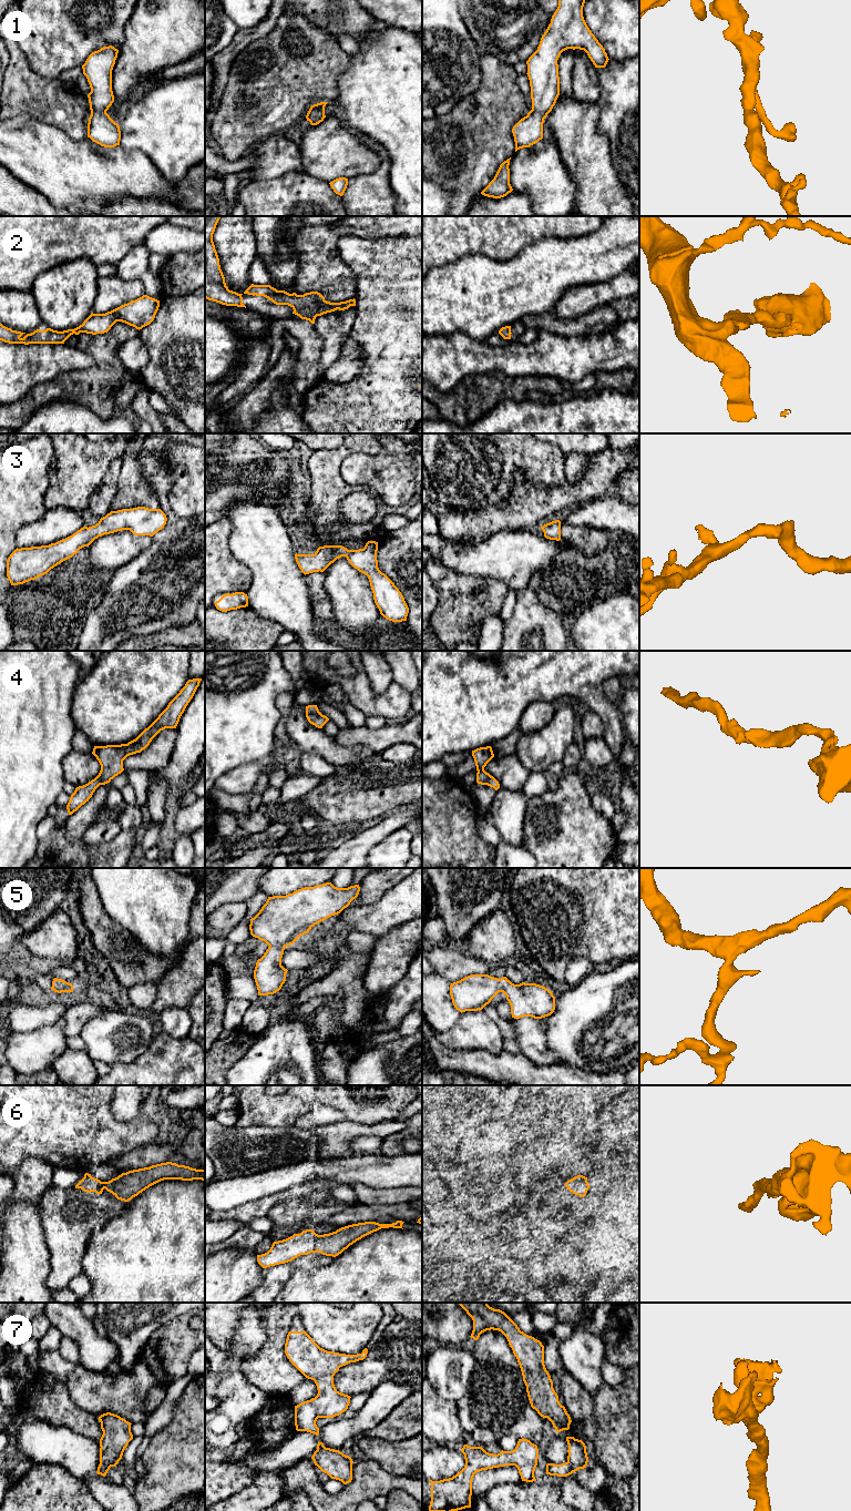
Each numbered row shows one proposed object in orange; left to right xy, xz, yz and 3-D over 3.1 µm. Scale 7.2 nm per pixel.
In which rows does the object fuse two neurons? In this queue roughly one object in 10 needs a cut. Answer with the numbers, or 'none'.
7

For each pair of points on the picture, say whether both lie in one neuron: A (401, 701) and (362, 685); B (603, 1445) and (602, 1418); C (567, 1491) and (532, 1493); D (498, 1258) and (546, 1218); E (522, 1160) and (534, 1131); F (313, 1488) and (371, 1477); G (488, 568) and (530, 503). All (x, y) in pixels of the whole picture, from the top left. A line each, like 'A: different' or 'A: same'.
A: same
B: same
C: different
D: same
E: same
F: same
G: different

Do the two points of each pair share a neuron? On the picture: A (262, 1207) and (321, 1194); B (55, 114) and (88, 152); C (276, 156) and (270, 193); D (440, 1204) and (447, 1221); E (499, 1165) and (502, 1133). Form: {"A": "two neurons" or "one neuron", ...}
{"A": "one neuron", "B": "two neurons", "C": "two neurons", "D": "one neuron", "E": "one neuron"}

